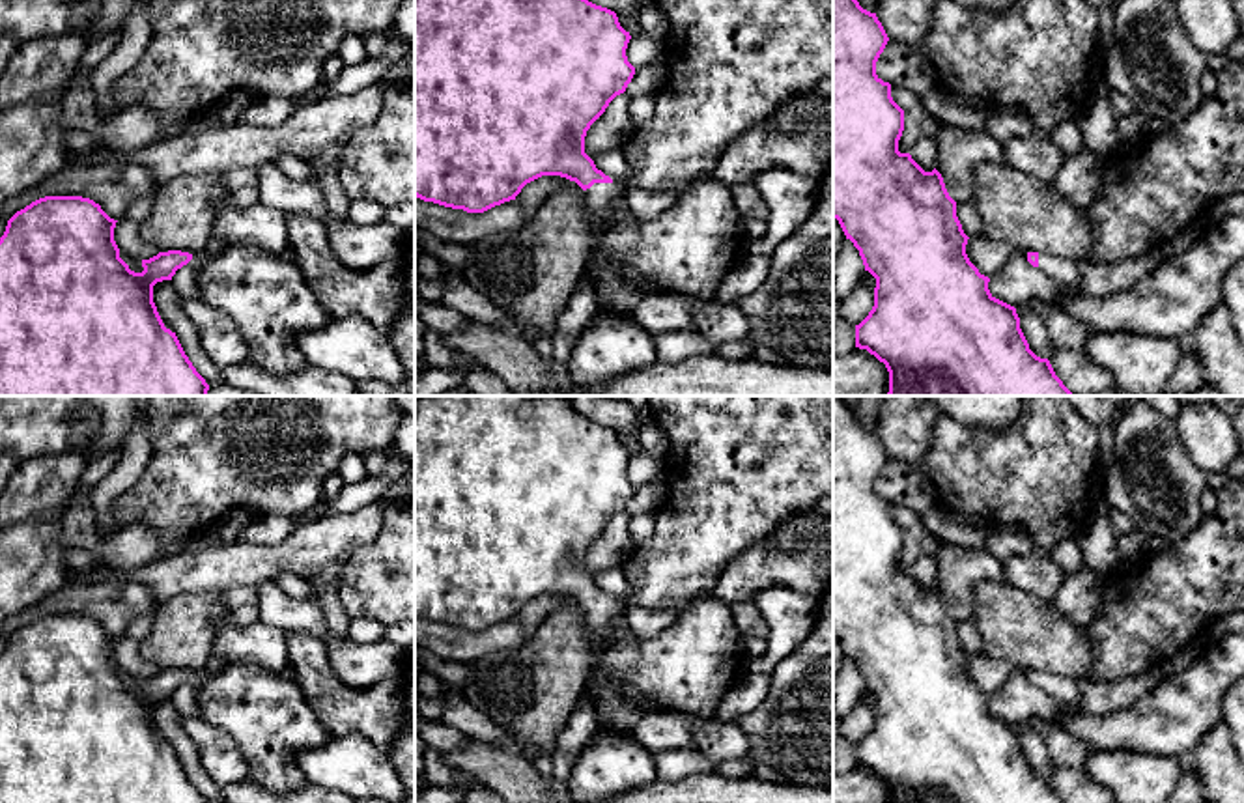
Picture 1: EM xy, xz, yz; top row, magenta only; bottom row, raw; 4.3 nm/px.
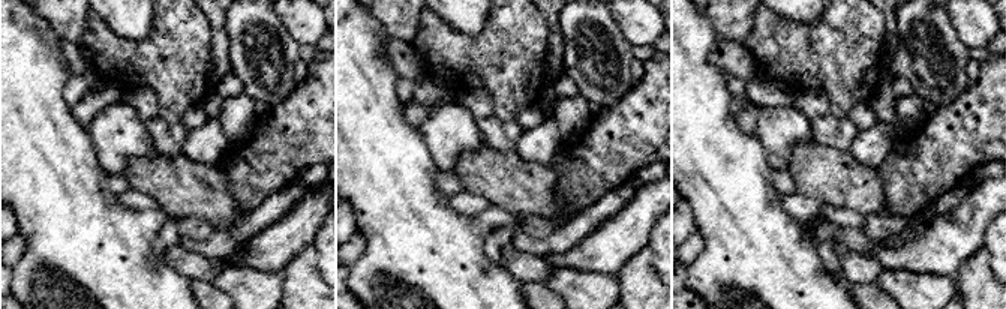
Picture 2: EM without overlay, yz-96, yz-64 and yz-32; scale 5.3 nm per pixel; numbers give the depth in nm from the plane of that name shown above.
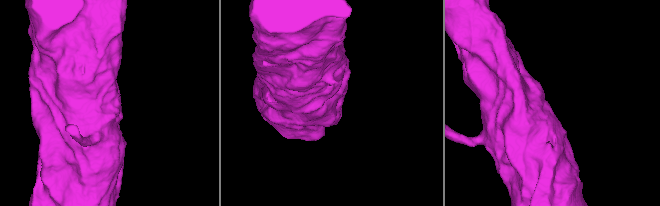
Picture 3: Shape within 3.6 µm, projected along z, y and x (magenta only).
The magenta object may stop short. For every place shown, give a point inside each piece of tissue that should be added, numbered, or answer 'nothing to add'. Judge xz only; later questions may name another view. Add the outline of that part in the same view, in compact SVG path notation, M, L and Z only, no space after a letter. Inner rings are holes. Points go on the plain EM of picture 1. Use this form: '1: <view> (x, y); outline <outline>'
1: xz (607, 617); outline M618 599L594 601L585 611L590 627L603 635L605 646L622 644L635 639L626 622L626 609Z

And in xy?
nothing to add

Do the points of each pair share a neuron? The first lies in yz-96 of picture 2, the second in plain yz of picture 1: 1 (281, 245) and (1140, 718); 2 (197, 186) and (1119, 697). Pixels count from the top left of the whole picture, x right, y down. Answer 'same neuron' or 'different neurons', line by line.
1: same neuron
2: different neurons

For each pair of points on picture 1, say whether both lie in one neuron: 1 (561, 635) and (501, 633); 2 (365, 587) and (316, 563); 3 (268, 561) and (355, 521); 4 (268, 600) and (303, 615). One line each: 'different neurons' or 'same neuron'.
1: different neurons
2: different neurons
3: same neuron
4: same neuron

